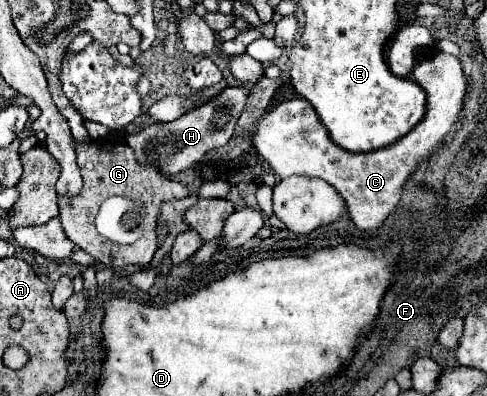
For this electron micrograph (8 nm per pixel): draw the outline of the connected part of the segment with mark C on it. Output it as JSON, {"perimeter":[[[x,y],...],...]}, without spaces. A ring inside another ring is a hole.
{"perimeter":[[[439,51],[435,57],[421,61],[411,75],[413,81],[427,93],[425,119],[421,119],[421,123],[403,139],[385,149],[371,153],[349,153],[341,149],[331,141],[315,109],[307,103],[307,99],[301,97],[263,111],[255,121],[255,129],[251,131],[251,145],[279,177],[305,175],[325,179],[345,199],[349,217],[359,229],[377,229],[395,211],[403,185],[417,171],[419,163],[427,157],[433,157],[445,145],[445,137],[455,131],[463,115],[469,77],[465,75],[463,65],[455,55]]]}

